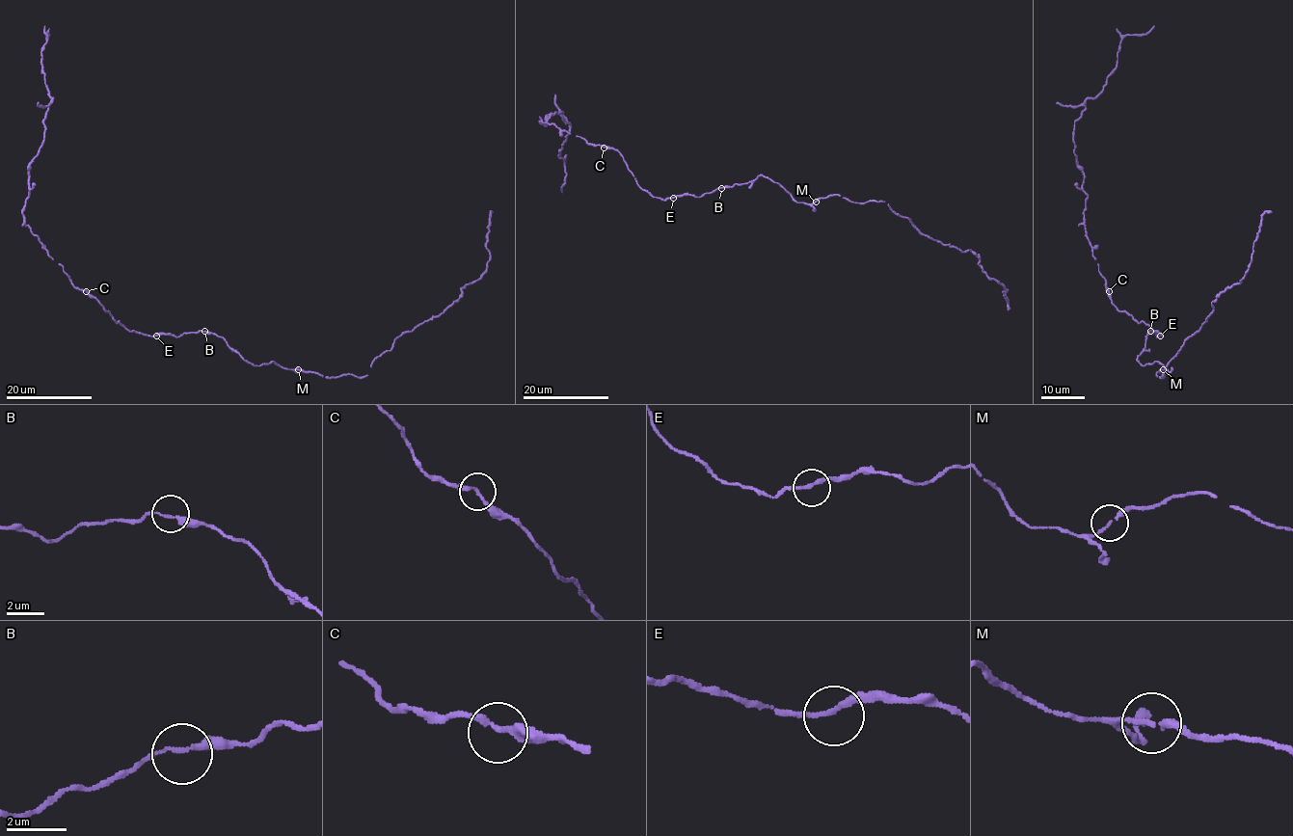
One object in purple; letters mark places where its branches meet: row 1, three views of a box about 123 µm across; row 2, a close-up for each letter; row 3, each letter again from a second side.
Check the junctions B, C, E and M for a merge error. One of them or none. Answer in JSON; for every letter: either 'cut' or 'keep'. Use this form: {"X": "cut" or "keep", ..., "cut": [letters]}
{"B": "keep", "C": "keep", "E": "keep", "M": "keep", "cut": []}

